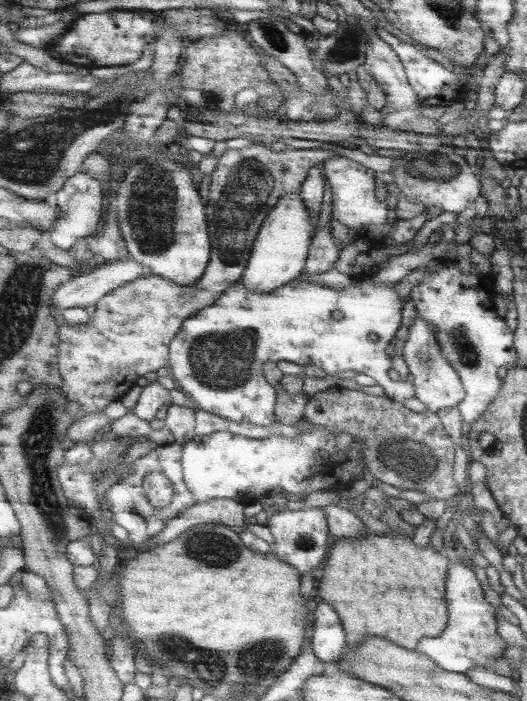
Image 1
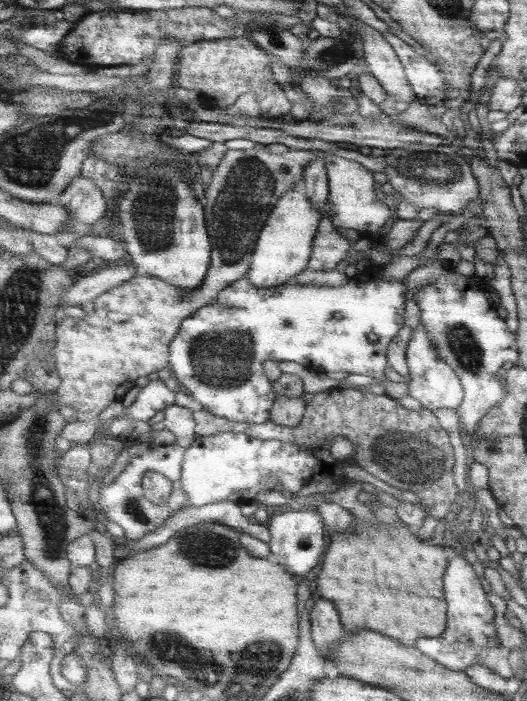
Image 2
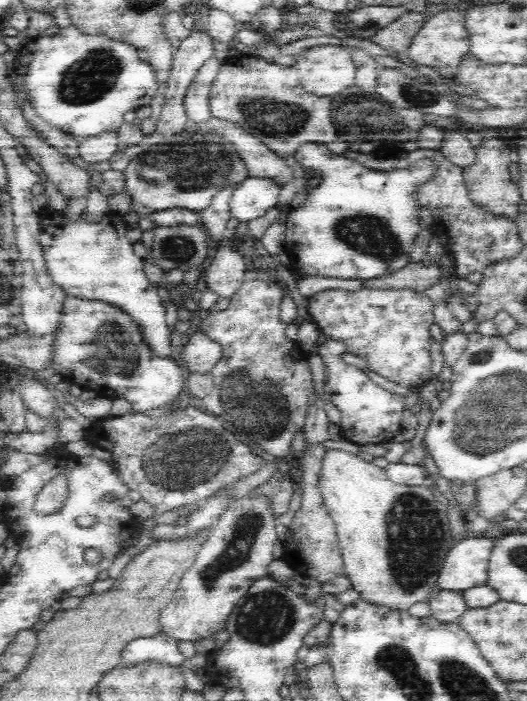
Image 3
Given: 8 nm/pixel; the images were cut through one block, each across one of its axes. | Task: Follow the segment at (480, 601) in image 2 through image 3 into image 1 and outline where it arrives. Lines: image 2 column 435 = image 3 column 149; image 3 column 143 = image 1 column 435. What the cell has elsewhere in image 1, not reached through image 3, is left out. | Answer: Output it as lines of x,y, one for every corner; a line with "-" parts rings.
457,562
451,566
447,598
449,598
449,618
451,618
447,630
433,640
421,640
419,652
433,658
441,668
449,672
459,672
465,676
469,670
475,668
489,668
497,672
495,664
503,658
509,646
497,632
497,608
485,600
481,582
475,576
475,568
467,566
465,562

